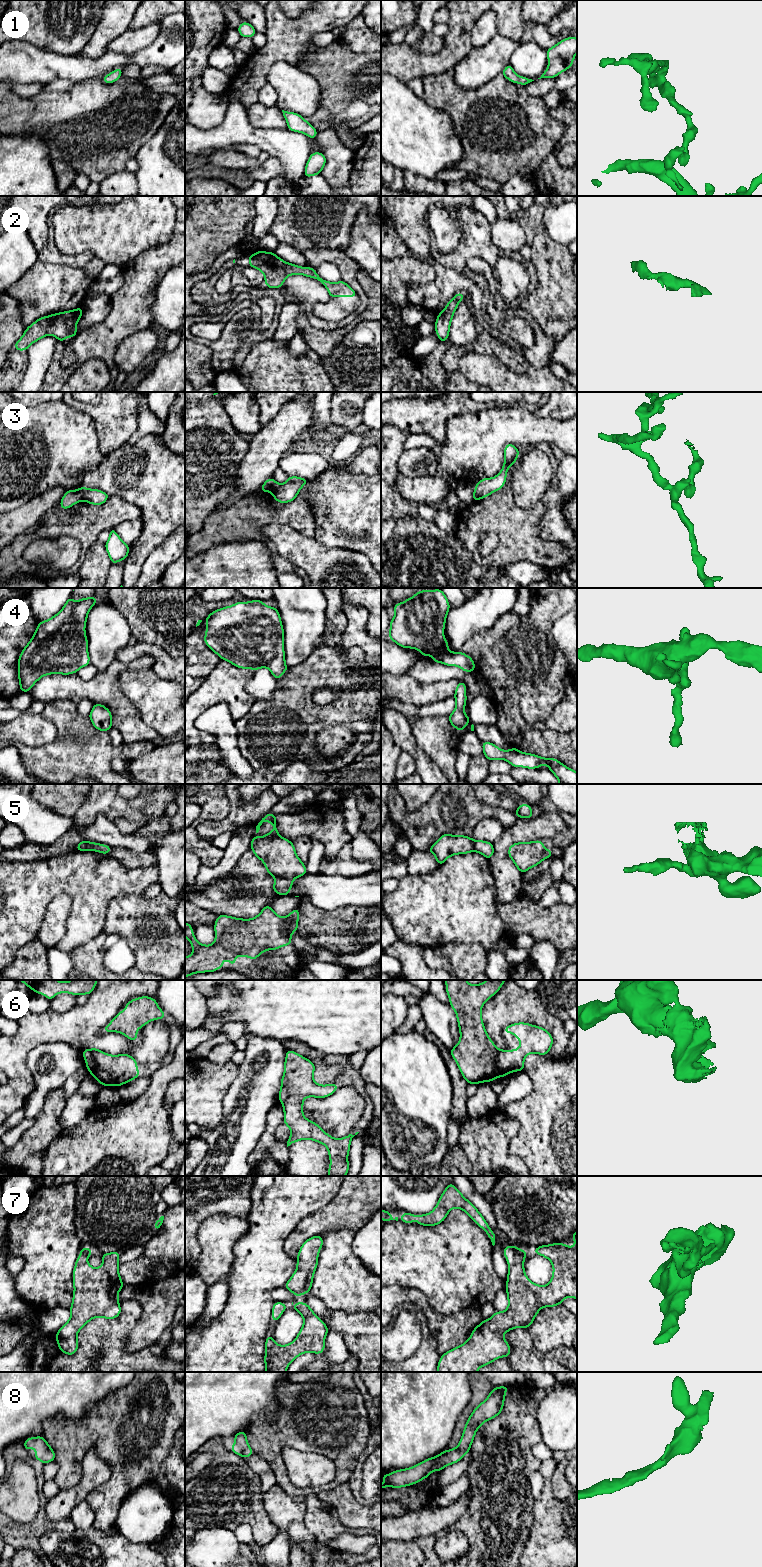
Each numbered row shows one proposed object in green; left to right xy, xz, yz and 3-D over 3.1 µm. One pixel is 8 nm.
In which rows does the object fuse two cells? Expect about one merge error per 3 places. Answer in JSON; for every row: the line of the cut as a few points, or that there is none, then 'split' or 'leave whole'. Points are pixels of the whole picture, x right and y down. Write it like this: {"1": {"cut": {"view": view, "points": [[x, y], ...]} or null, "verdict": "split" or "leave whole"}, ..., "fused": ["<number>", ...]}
{"1": {"cut": null, "verdict": "leave whole"}, "2": {"cut": null, "verdict": "leave whole"}, "3": {"cut": {"view": "xy", "points": [[79, 489], [83, 499]]}, "verdict": "split"}, "4": {"cut": null, "verdict": "leave whole"}, "5": {"cut": {"view": "xz", "points": [[276, 876], [291, 880]]}, "verdict": "split"}, "6": {"cut": null, "verdict": "leave whole"}, "7": {"cut": null, "verdict": "leave whole"}, "8": {"cut": null, "verdict": "leave whole"}, "fused": ["3", "5"]}

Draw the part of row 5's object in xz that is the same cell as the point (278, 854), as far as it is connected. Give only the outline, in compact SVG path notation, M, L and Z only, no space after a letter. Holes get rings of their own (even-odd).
M271 812L265 815L256 826L256 833L264 821L270 822L274 829L259 838L254 835L250 849L264 863L267 872L274 877L290 880L305 875L306 866L297 856L292 841L278 834L276 815Z

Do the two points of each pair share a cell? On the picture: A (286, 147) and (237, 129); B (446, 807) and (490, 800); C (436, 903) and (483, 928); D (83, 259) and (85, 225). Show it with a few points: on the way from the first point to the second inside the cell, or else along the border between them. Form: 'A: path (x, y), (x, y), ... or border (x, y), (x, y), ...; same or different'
A: path (274, 141), (249, 134); same
B: border (475, 794), (482, 802), (503, 809); different
C: path (448, 905), (458, 905), (471, 916); same
D: border (59, 251), (68, 255), (91, 252), (95, 256); different

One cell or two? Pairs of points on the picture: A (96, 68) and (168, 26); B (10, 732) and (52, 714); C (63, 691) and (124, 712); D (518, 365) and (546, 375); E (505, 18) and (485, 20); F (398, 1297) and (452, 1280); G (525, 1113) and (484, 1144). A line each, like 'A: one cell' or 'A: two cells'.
A: one cell
B: two cells
C: one cell
D: two cells
E: two cells
F: two cells
G: two cells

